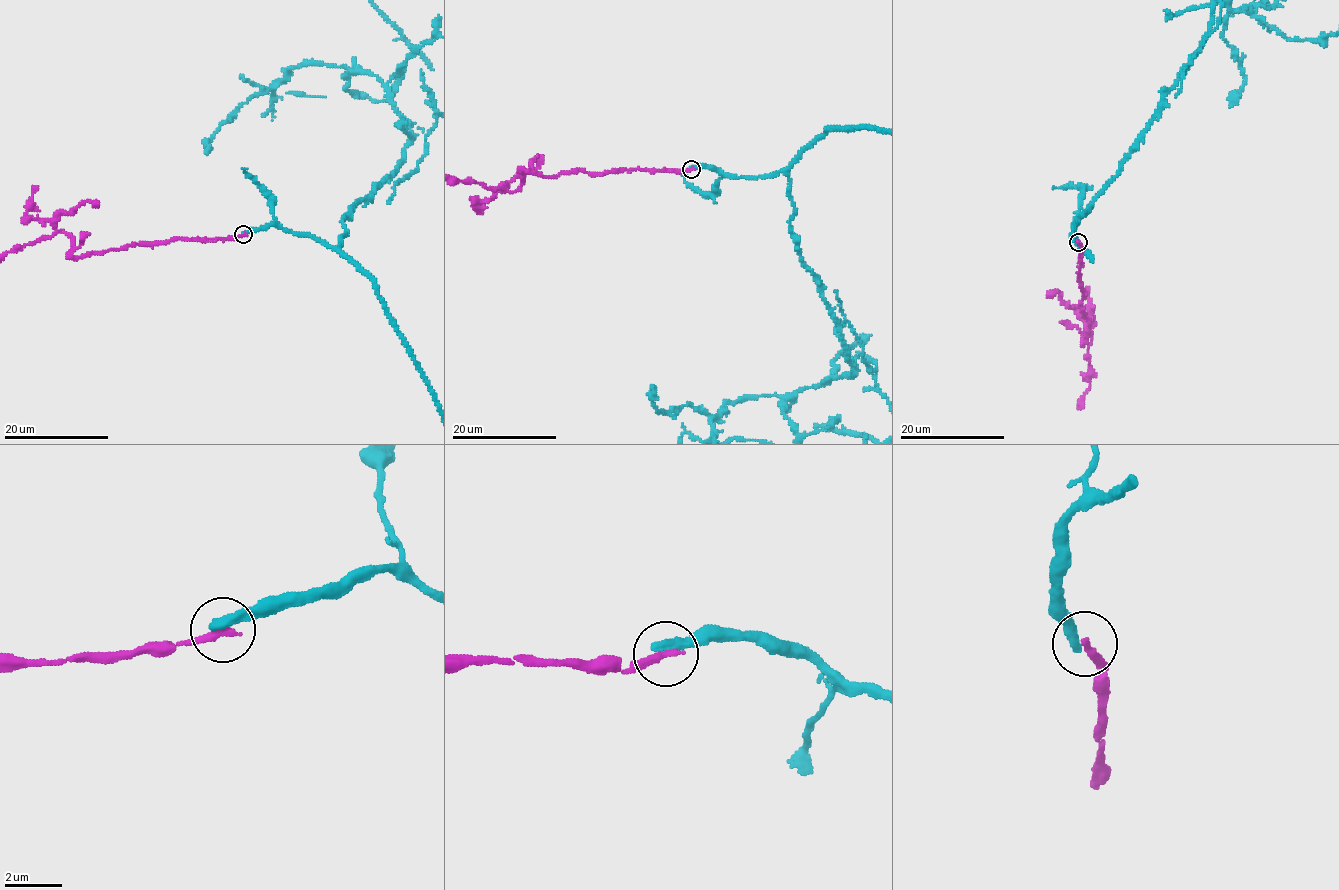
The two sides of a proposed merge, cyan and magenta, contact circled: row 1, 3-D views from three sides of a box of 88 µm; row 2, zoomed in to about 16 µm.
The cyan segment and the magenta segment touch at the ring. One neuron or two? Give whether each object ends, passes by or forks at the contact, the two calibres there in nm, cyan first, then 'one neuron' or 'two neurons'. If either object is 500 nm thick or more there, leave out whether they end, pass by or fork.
cyan ends; magenta ends; calibres 360 and 280 nm; two neurons

